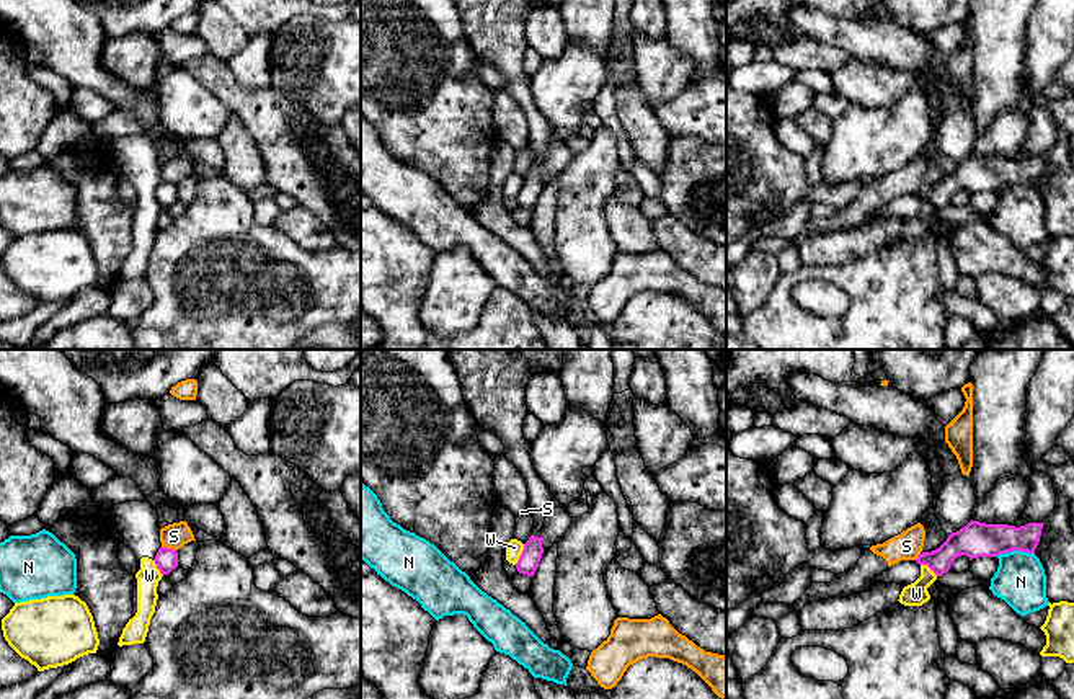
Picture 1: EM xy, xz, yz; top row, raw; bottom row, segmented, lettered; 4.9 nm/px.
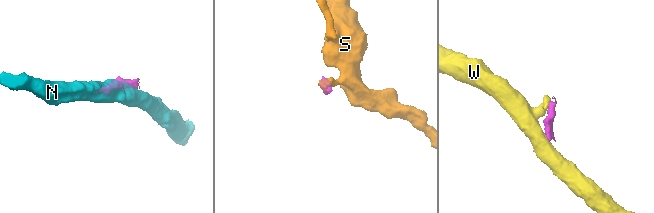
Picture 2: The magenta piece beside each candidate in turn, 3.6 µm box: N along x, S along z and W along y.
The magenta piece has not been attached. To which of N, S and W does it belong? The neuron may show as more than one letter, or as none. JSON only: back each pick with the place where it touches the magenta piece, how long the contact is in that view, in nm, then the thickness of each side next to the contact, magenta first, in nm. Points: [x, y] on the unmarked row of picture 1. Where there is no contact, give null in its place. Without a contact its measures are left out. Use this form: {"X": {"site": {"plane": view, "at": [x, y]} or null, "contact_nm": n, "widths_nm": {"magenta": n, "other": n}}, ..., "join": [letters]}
{"join": []}

